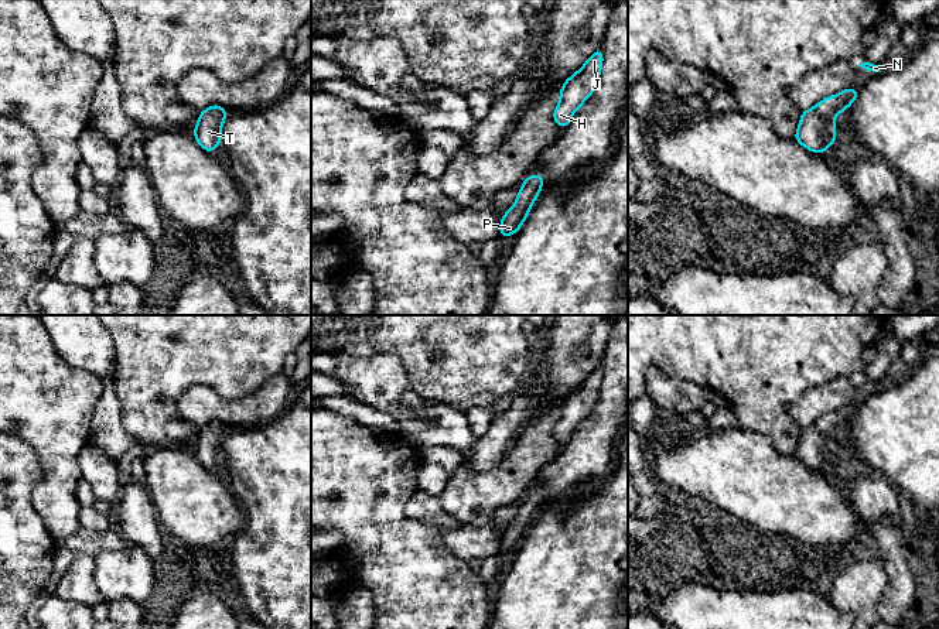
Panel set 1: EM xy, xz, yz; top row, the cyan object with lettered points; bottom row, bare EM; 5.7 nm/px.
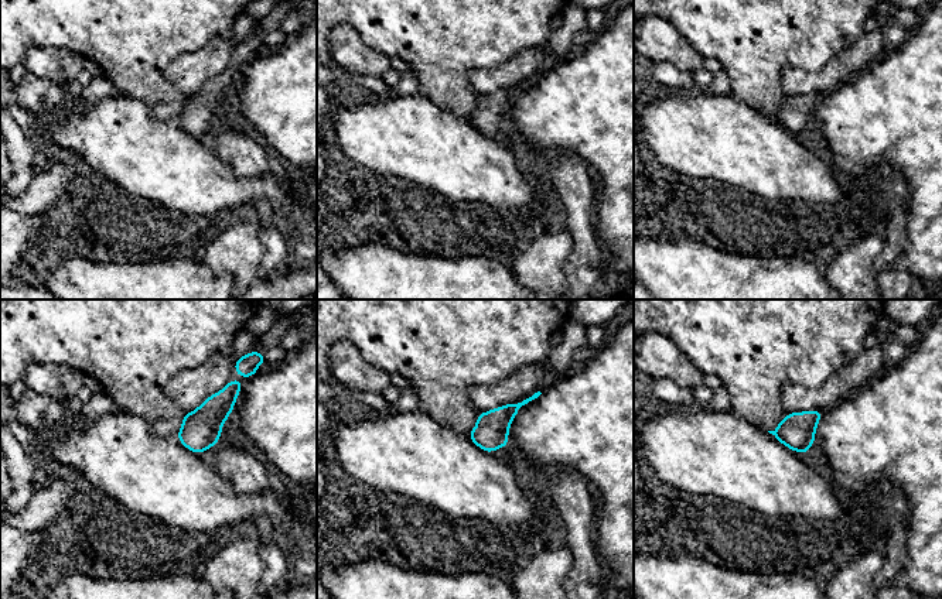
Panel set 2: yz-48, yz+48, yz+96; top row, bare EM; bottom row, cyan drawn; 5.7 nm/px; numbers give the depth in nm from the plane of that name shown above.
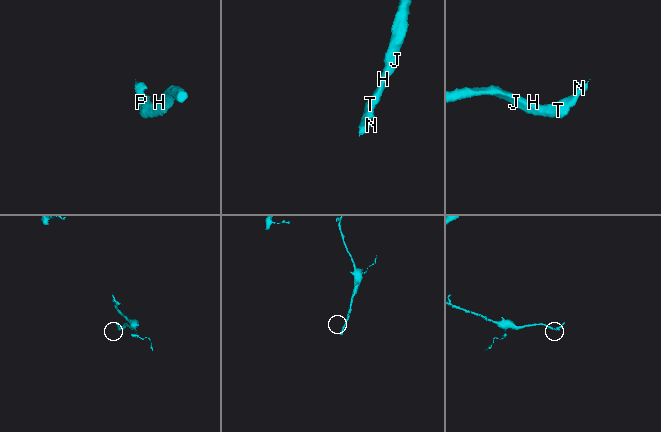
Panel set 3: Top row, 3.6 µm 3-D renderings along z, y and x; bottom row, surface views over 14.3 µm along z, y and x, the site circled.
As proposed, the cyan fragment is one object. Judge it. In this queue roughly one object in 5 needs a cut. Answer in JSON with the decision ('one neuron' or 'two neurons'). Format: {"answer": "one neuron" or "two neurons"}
{"answer": "one neuron"}

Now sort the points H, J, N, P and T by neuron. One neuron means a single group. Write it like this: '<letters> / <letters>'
H J N P T

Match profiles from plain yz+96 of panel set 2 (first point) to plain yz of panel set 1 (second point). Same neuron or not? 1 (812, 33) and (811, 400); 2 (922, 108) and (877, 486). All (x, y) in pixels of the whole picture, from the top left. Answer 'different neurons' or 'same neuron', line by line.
1: different neurons
2: different neurons

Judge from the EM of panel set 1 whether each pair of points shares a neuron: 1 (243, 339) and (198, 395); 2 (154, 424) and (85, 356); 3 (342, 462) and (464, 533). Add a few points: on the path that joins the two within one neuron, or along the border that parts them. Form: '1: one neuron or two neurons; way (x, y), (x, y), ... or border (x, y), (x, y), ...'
1: two neurons; border (177, 397), (207, 385), (236, 400)
2: two neurons; border (113, 342), (113, 379)
3: two neurons; border (437, 530), (441, 543), (454, 556), (464, 560)

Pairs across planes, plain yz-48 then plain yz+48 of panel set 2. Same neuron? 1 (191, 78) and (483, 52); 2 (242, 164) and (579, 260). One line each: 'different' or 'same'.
1: different
2: same

